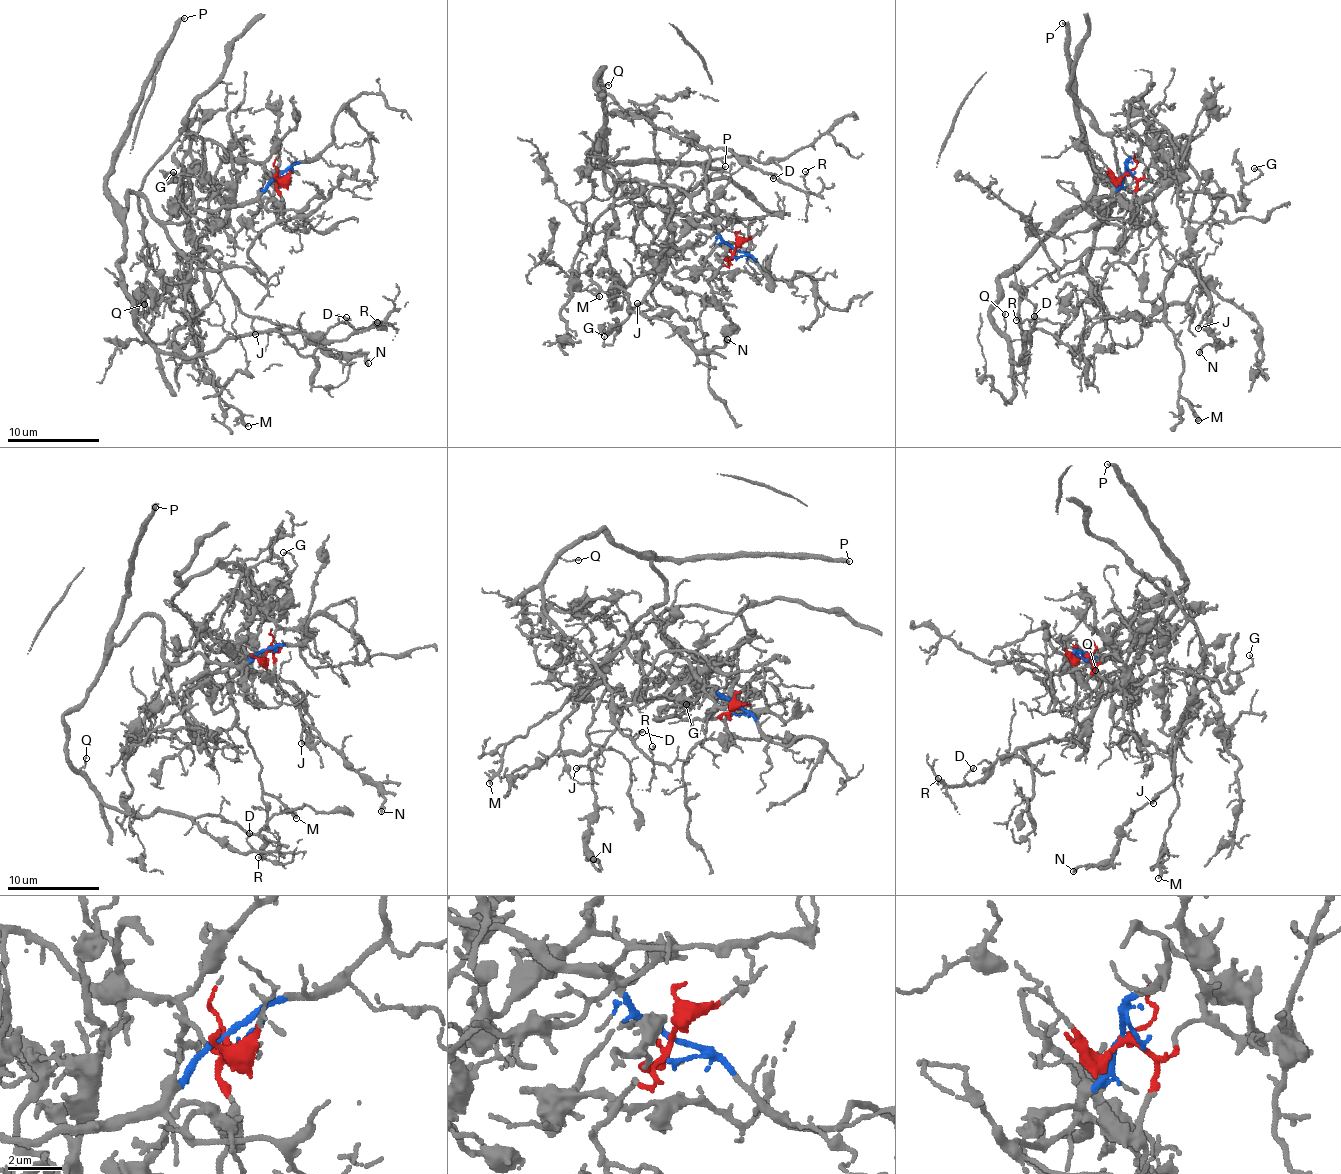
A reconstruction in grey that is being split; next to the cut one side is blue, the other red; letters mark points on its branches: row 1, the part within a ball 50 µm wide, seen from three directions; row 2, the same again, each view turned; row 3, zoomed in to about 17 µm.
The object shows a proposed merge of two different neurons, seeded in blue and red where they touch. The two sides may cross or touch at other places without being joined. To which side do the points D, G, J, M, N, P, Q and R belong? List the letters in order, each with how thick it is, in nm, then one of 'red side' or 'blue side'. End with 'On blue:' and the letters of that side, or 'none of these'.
D: 120 nm | blue side
G: 110 nm | red side
J: 140 nm | red side
M: 170 nm | red side
N: 200 nm | red side
P: 260 nm | blue side
Q: 110 nm | blue side
R: 110 nm | blue side
On blue: D, P, Q, R

